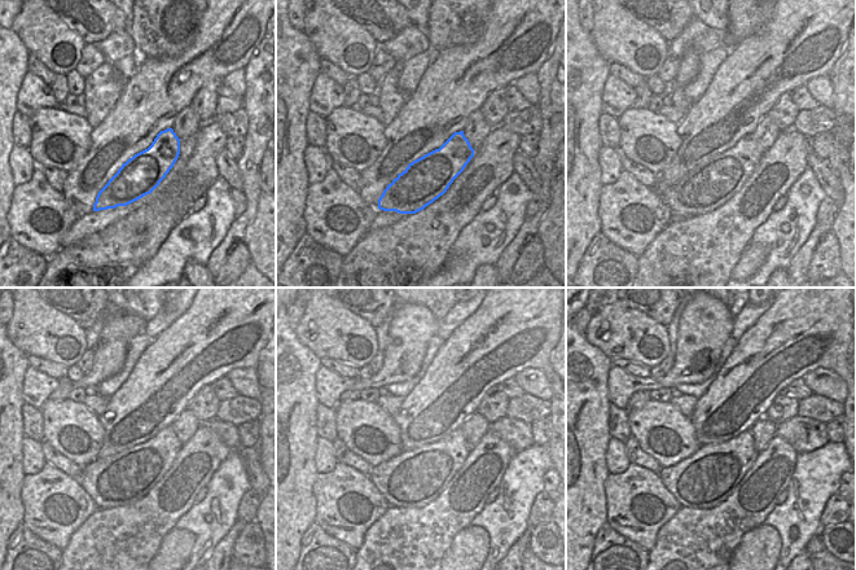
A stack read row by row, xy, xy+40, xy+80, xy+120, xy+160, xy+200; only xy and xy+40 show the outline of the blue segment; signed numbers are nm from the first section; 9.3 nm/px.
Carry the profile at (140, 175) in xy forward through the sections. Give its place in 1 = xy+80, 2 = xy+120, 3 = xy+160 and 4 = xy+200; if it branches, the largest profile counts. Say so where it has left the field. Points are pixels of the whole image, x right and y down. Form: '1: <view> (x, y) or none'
1: xy+80 (709, 185)
2: xy+120 (123, 478)
3: xy+160 (415, 478)
4: xy+200 (703, 479)

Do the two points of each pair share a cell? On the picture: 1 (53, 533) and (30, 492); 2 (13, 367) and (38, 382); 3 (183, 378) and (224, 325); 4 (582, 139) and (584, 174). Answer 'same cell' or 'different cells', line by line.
1: same cell
2: different cells
3: same cell
4: same cell

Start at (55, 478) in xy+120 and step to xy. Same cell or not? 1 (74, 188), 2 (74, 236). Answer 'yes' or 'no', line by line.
1: no
2: no

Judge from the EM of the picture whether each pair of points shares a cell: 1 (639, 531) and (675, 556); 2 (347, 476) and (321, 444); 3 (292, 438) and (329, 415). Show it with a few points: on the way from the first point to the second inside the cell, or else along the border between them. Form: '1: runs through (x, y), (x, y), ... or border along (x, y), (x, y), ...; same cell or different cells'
1: border along (672, 517), (659, 529), (655, 544), (648, 552); different cells
2: border along (337, 461), (329, 472), (317, 474); different cells
3: border along (319, 403), (316, 408), (317, 435); different cells

